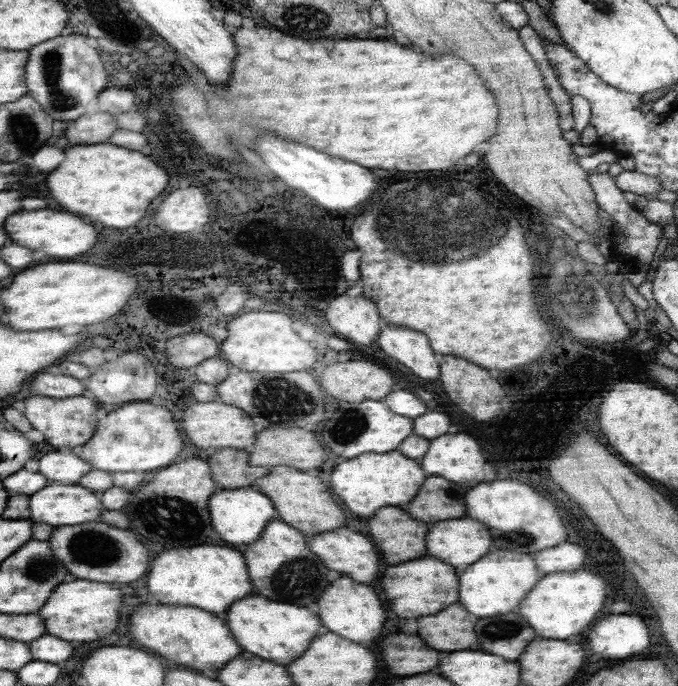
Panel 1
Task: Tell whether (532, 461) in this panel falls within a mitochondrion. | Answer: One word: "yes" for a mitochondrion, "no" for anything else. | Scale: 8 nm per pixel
no

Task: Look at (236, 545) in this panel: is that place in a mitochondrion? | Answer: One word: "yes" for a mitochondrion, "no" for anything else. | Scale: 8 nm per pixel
no

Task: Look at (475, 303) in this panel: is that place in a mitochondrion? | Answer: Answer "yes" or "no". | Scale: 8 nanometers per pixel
no

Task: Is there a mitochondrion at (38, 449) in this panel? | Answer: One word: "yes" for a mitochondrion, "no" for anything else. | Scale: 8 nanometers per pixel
no

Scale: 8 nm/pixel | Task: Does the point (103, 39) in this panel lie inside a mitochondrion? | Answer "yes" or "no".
no

